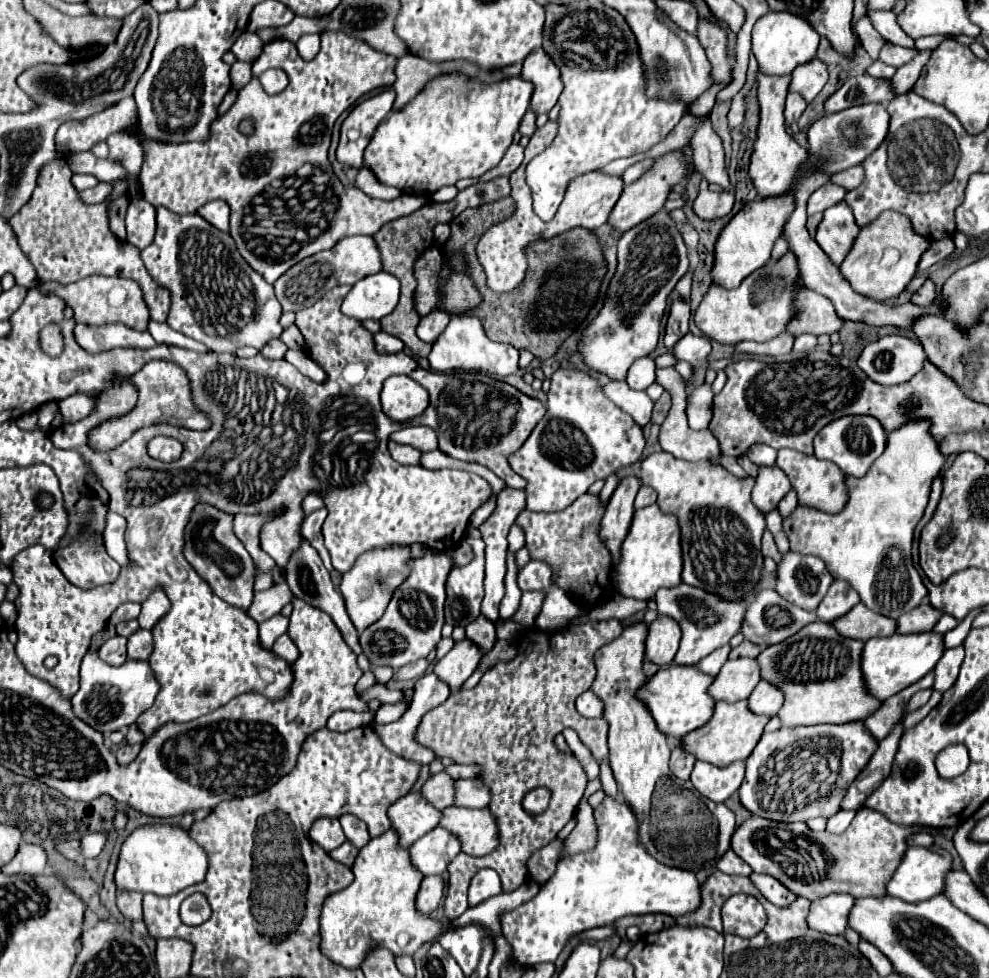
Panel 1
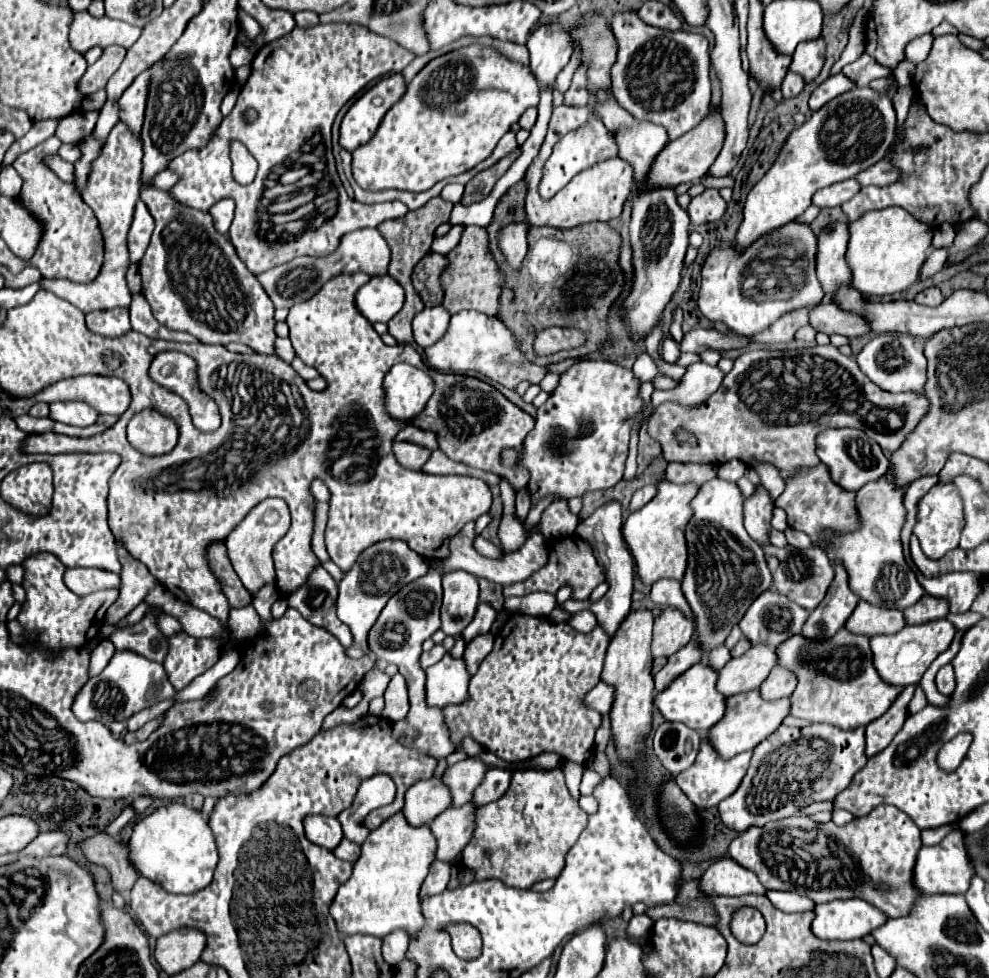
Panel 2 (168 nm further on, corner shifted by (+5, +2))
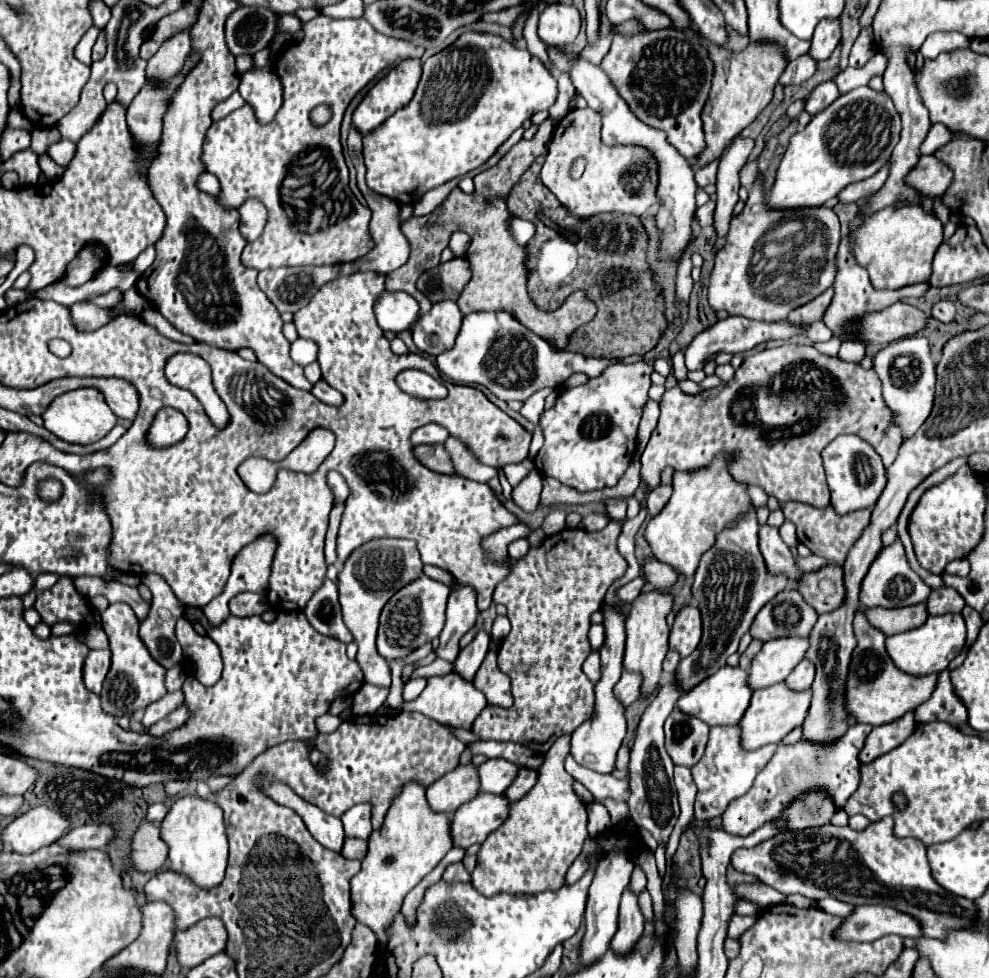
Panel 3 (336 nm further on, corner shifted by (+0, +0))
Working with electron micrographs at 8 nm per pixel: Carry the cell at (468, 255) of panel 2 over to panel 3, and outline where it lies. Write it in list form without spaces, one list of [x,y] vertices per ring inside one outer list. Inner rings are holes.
[[[547,117],[539,125],[539,129],[531,141],[521,139],[517,145],[511,147],[495,167],[475,175],[475,179],[473,179],[475,191],[471,195],[463,193],[461,189],[453,189],[449,193],[449,197],[429,215],[411,217],[405,223],[401,223],[401,231],[407,237],[407,241],[411,243],[411,255],[403,267],[399,267],[391,275],[387,275],[385,287],[389,291],[407,291],[409,295],[413,295],[413,299],[419,303],[419,317],[425,315],[429,311],[431,303],[421,291],[417,291],[415,281],[419,279],[419,275],[423,271],[431,269],[433,265],[439,265],[439,255],[447,247],[447,239],[455,231],[463,231],[471,237],[466,259],[470,264],[472,275],[471,281],[467,283],[457,299],[461,313],[467,315],[473,311],[509,311],[529,331],[543,337],[545,341],[553,341],[557,349],[563,349],[567,345],[567,337],[577,327],[581,327],[583,323],[589,323],[595,317],[597,307],[593,305],[593,301],[589,301],[585,297],[585,292],[579,290],[572,293],[557,311],[547,313],[547,311],[537,309],[533,305],[533,301],[529,299],[527,287],[525,287],[527,269],[525,269],[523,246],[517,245],[505,229],[505,219],[509,217],[505,197],[511,191],[513,183],[517,183],[521,173],[525,173],[529,169],[533,159],[547,153],[547,145],[551,143],[553,133],[555,133],[555,121],[551,117]]]

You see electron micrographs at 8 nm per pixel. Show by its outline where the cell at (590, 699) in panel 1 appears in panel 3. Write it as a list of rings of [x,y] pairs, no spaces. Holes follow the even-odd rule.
[[[623,671],[619,683],[615,685],[615,697],[623,701],[625,707],[629,707],[639,697],[639,687],[641,687],[641,675]]]

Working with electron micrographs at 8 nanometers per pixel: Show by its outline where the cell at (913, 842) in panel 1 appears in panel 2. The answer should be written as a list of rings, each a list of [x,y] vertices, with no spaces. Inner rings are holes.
[[[944,825],[944,827],[938,827],[938,829],[932,829],[932,831],[924,831],[924,845],[936,845],[940,843],[948,833],[954,831],[956,825]]]

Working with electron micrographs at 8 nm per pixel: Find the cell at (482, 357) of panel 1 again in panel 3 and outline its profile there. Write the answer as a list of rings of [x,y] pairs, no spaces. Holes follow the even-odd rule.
[[[497,311],[465,315],[455,345],[437,355],[435,363],[437,369],[453,383],[483,385],[503,401],[525,401],[543,387],[559,387],[573,373],[597,377],[607,365],[615,361],[585,357],[569,351],[553,351],[545,339],[519,325],[507,311]]]

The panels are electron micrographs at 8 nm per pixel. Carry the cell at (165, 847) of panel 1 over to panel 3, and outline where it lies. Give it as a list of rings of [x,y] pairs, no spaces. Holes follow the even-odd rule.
[[[185,795],[179,797],[169,813],[165,815],[165,819],[161,821],[161,839],[167,843],[169,847],[169,869],[187,875],[189,879],[193,879],[193,883],[201,889],[213,889],[215,885],[219,885],[223,881],[225,869],[227,869],[227,835],[225,835],[225,823],[223,823],[223,811],[219,805],[215,805],[213,801],[203,801],[199,797],[193,795]]]

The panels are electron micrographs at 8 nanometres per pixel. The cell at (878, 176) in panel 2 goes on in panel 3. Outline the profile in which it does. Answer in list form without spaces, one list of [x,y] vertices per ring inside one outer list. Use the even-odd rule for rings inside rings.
[[[921,155],[919,163],[915,165],[915,171],[911,171],[911,175],[907,175],[907,183],[911,183],[911,187],[915,187],[915,191],[919,191],[923,195],[923,207],[927,213],[933,213],[929,195],[941,195],[949,187],[947,179],[951,183],[951,179],[953,179],[951,169],[945,163],[941,163],[939,159],[927,157],[927,155]]]

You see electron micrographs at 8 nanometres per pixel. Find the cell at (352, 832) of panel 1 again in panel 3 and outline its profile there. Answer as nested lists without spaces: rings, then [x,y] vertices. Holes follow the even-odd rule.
[[[359,803],[355,807],[351,807],[343,817],[343,827],[345,827],[345,835],[347,837],[355,837],[355,839],[369,839],[373,827],[371,827],[371,803]]]

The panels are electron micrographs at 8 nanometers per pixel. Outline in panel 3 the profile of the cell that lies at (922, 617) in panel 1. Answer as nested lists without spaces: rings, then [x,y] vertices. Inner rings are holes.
[[[941,587],[937,591],[931,591],[931,595],[927,599],[927,613],[929,615],[959,613],[963,607],[965,607],[963,597],[951,587]]]

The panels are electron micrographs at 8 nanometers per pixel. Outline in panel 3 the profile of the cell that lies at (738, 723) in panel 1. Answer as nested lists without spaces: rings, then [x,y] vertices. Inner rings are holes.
[[[775,683],[771,687],[753,691],[751,703],[749,703],[743,719],[739,721],[741,747],[747,749],[747,751],[755,751],[755,749],[759,749],[763,745],[779,743],[791,729],[795,729],[797,725],[801,725],[805,721],[809,701],[811,701],[811,689],[795,693],[795,691],[787,689],[785,683]]]

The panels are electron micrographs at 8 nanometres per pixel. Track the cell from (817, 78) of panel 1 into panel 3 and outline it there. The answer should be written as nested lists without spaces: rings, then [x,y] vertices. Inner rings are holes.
[[[825,19],[819,23],[819,27],[815,27],[813,39],[811,39],[811,49],[809,55],[815,61],[825,61],[829,59],[829,55],[833,53],[833,49],[839,45],[841,39],[841,27],[839,27],[839,19]]]

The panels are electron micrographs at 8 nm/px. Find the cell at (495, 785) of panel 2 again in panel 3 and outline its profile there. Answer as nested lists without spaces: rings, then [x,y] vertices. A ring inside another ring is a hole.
[[[519,769],[519,775],[513,779],[511,787],[503,795],[507,795],[507,799],[511,799],[511,801],[517,801],[533,787],[535,779],[537,779],[537,771],[533,771],[533,769]]]

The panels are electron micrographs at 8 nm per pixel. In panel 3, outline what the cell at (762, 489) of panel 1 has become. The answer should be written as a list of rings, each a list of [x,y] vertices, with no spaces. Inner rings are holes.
[[[761,525],[759,529],[759,549],[763,553],[763,559],[767,563],[767,569],[771,573],[783,573],[791,581],[797,581],[801,571],[795,567],[793,555],[785,541],[779,535],[777,527],[771,525]]]

